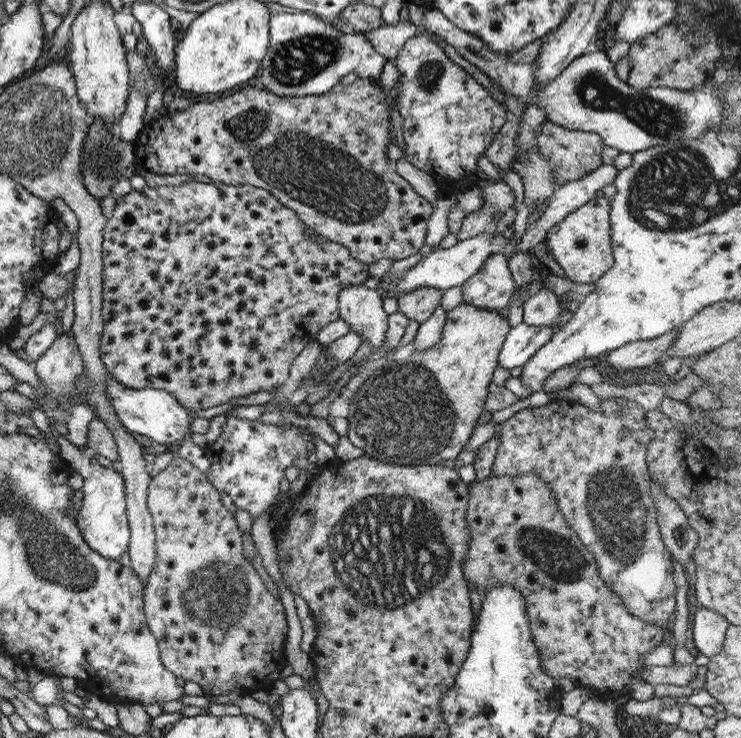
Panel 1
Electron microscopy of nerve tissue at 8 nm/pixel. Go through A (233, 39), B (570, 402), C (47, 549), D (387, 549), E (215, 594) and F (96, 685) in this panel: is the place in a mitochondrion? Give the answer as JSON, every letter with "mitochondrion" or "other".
{"A":"other","B":"other","C":"mitochondrion","D":"mitochondrion","E":"mitochondrion","F":"other"}

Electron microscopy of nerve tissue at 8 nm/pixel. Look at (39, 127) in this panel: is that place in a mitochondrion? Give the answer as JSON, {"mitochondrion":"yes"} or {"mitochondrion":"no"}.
{"mitochondrion":"yes"}

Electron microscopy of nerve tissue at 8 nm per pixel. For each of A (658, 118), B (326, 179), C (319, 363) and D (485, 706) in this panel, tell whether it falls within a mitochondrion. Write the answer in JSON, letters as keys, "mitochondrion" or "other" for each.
{"A":"mitochondrion","B":"mitochondrion","C":"other","D":"mitochondrion"}

